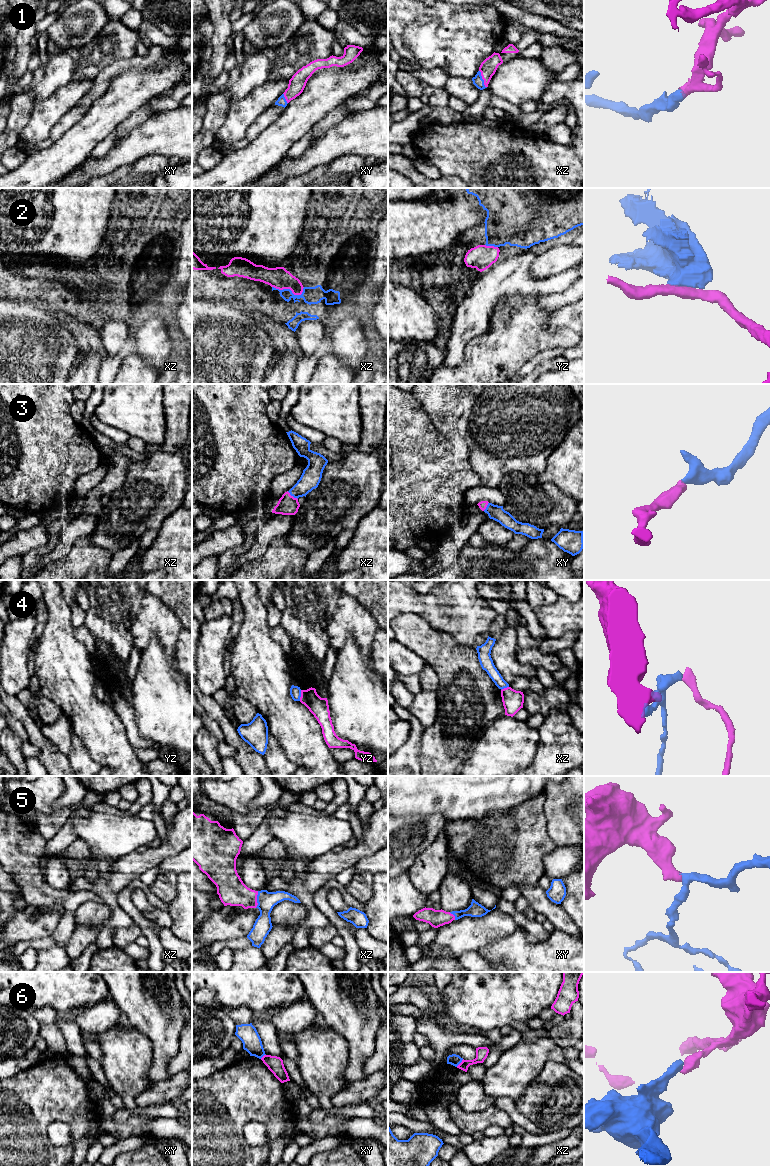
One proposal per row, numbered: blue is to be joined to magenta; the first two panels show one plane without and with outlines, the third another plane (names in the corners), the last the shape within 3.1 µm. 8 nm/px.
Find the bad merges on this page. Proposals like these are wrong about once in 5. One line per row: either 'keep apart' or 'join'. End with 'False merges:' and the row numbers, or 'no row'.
1: join
2: keep apart
3: join
4: keep apart
5: join
6: keep apart
False merges: 2, 4, 6

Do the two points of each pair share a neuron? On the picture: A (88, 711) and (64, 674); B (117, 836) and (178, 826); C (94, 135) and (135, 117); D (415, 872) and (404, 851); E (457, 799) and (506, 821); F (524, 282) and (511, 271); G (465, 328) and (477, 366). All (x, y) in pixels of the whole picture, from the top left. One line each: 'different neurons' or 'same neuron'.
A: same neuron
B: different neurons
C: different neurons
D: different neurons
E: different neurons
F: same neuron
G: different neurons

